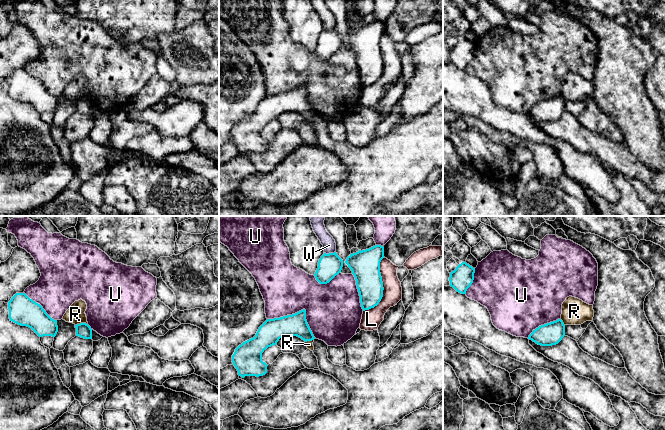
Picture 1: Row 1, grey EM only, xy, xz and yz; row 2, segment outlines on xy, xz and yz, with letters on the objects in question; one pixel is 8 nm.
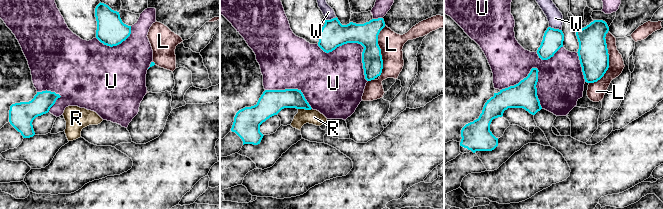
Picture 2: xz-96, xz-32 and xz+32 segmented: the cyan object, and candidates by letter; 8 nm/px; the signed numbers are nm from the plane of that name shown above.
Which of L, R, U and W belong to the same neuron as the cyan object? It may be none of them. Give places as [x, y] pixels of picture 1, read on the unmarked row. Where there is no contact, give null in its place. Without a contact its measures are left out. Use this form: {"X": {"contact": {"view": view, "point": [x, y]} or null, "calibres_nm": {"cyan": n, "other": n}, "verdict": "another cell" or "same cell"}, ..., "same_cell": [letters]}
{"L": {"contact": {"view": "xz", "point": [383, 64]}, "calibres_nm": {"cyan": 240, "other": 160}, "verdict": "another cell"}, "R": {"contact": {"view": "xy", "point": [81, 99]}, "calibres_nm": {"cyan": 120, "other": 150}, "verdict": "another cell"}, "U": {"contact": {"view": "xz", "point": [300, 87]}, "calibres_nm": {"cyan": 180, "other": 420}, "verdict": "another cell"}, "W": {"contact": {"view": "xz", "point": [329, 29]}, "calibres_nm": {"cyan": 190, "other": 110}, "verdict": "another cell"}, "same_cell": []}

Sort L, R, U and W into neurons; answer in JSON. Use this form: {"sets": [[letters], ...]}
{"sets": [["L"], ["R"], ["U", "W"]]}

